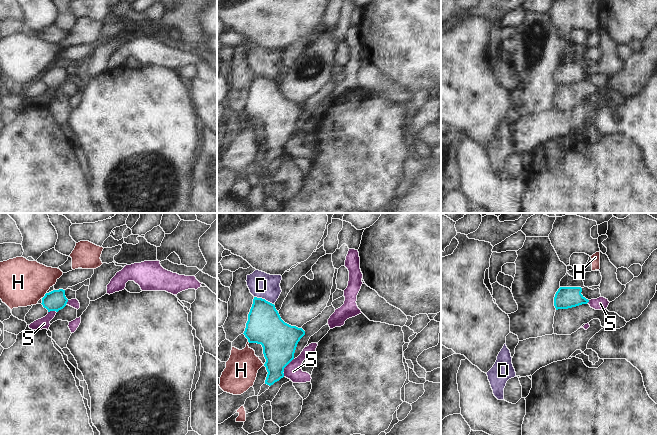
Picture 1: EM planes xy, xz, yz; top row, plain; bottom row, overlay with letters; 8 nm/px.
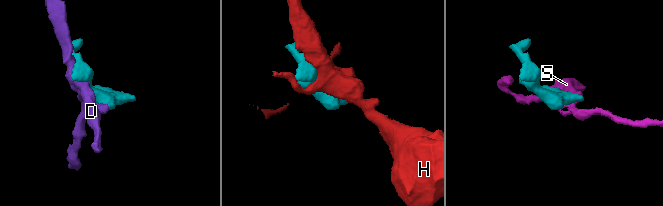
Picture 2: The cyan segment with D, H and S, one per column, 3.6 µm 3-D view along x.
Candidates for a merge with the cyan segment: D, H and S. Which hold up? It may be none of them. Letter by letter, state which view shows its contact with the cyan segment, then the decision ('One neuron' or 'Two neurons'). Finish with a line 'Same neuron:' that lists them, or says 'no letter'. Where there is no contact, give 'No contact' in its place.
D: Touches cyan in xz. Two neurons
H: Touches cyan in xy. Two neurons
S: Touches cyan in xz. Two neurons
Same neuron: no letter.

